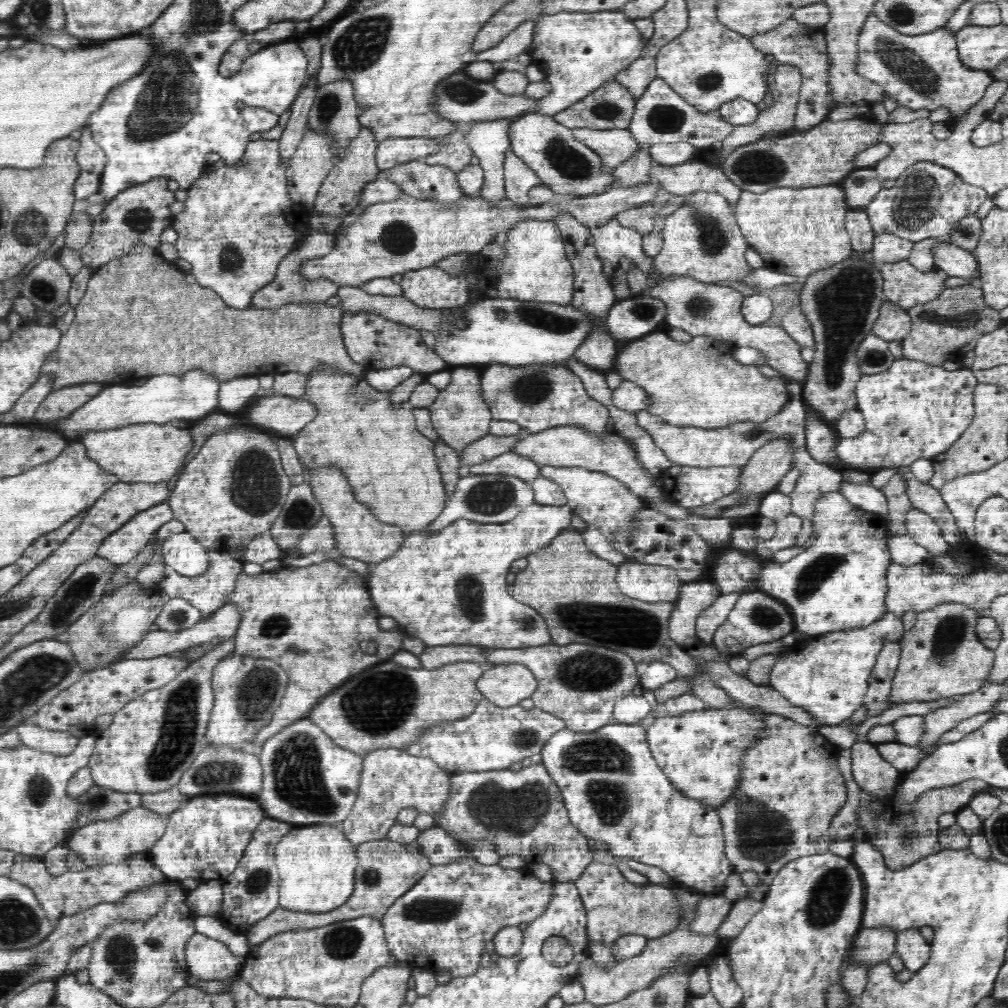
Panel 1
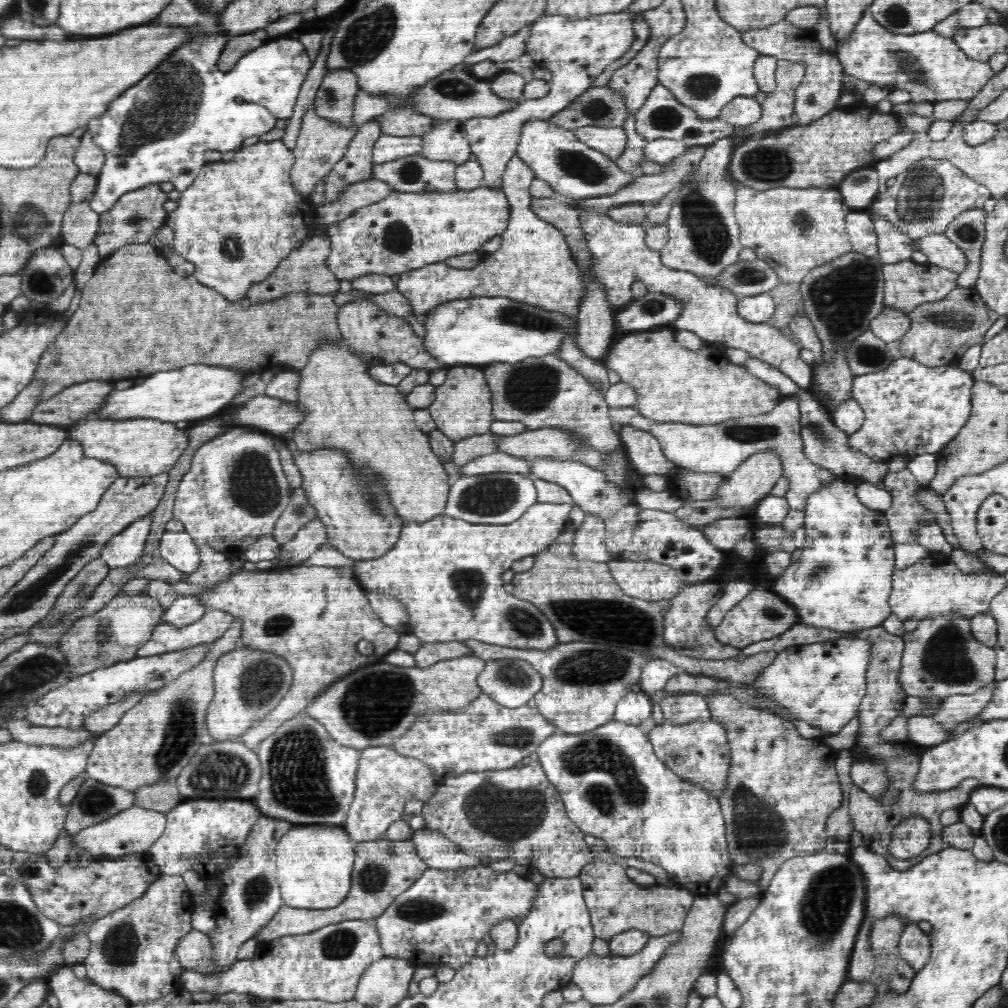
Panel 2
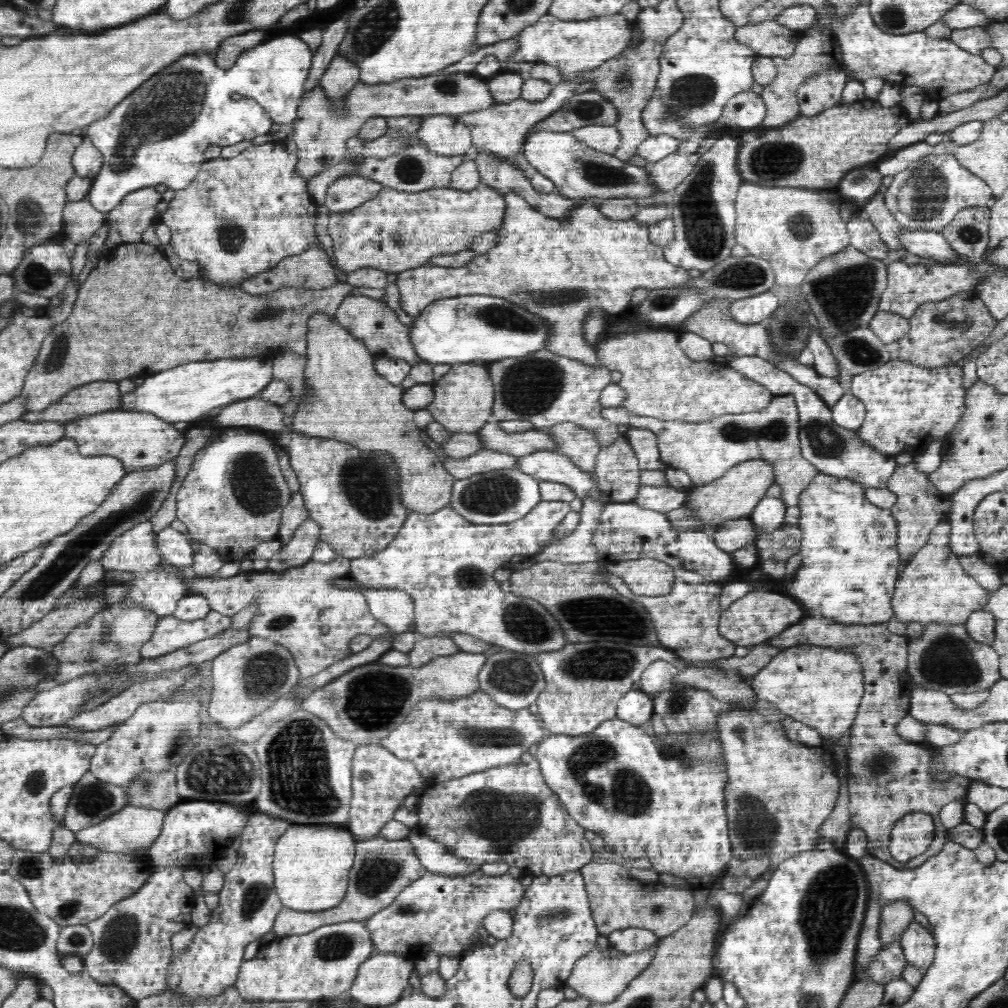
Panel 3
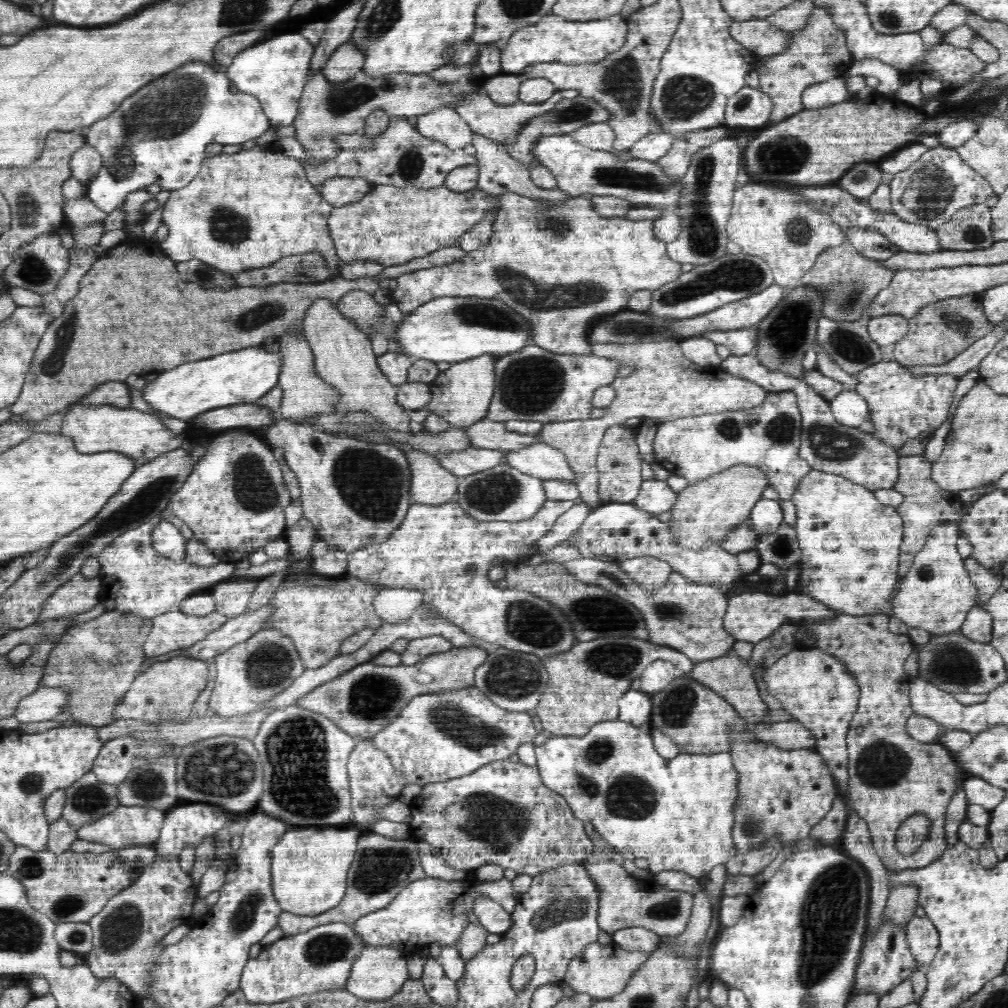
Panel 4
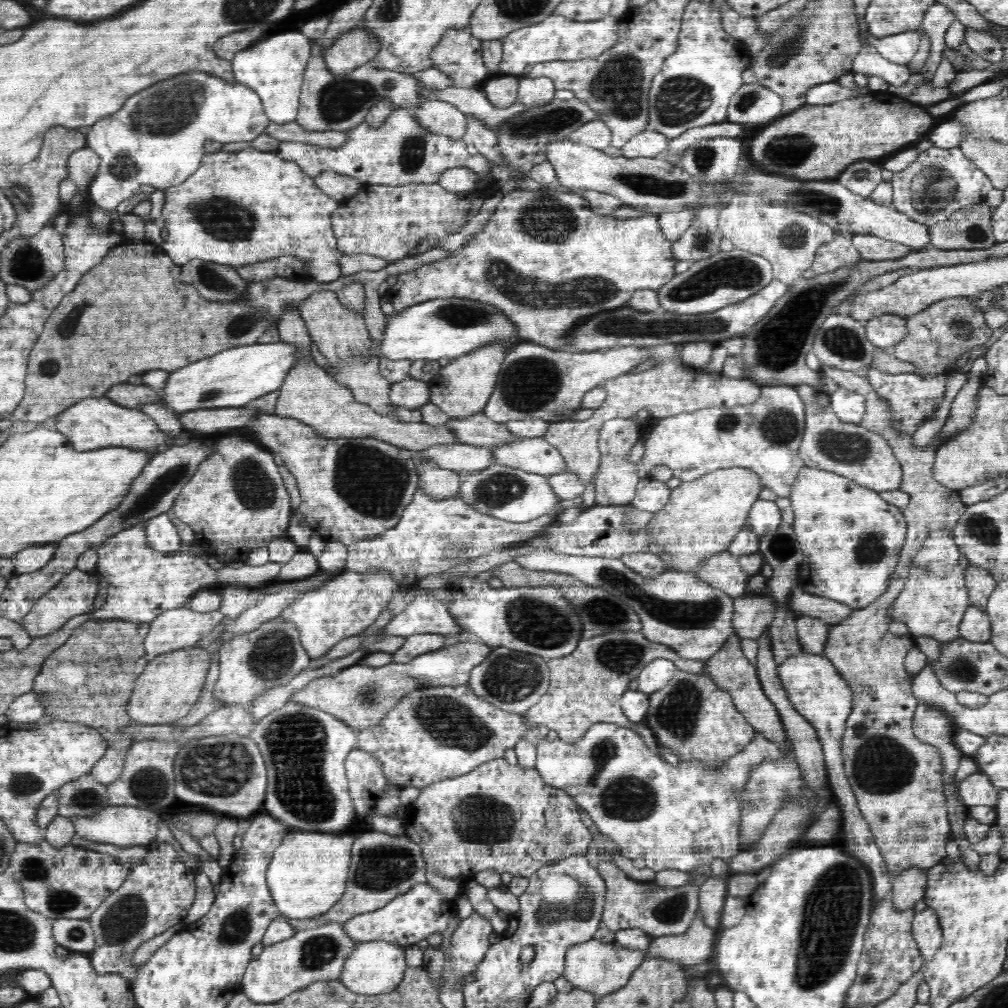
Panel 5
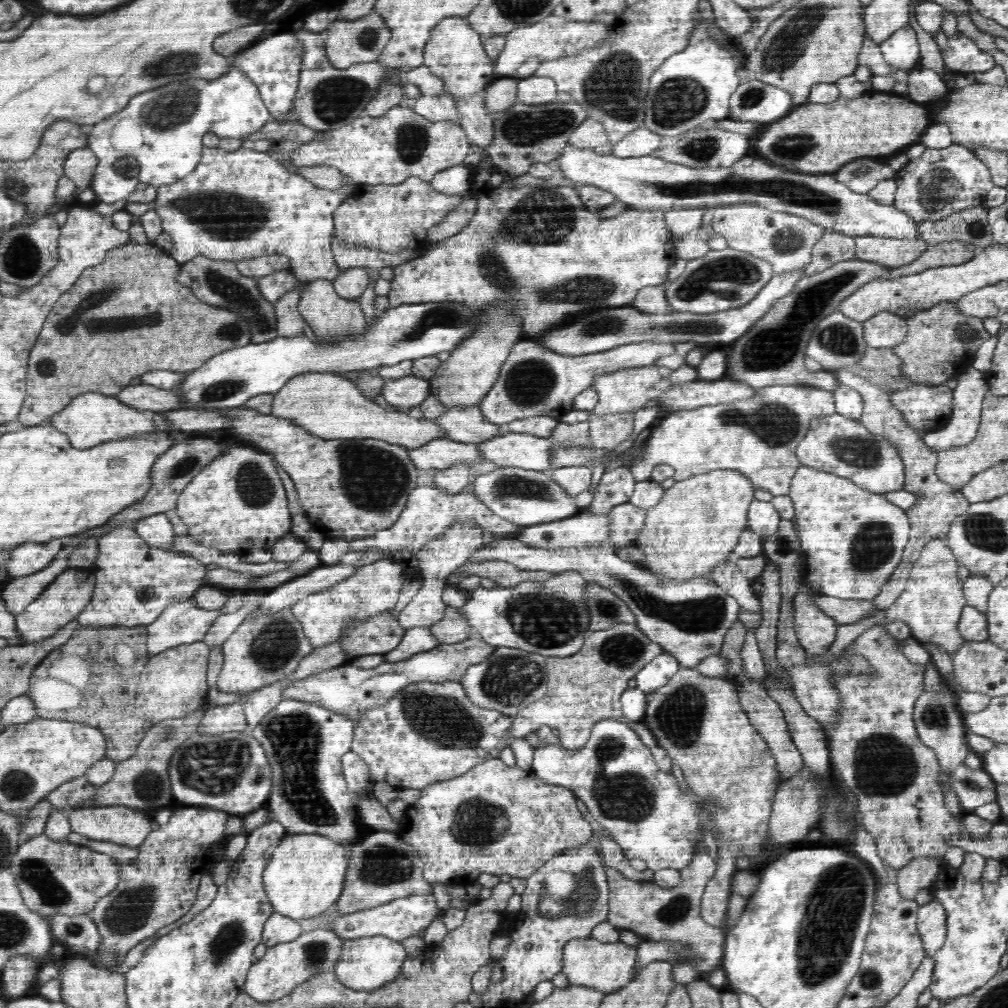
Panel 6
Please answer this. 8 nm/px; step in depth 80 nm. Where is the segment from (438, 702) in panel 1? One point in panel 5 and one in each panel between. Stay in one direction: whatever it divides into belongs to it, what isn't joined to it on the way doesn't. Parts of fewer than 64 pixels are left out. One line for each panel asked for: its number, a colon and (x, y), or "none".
2: (372, 706)
3: (363, 705)
4: (364, 699)
5: (360, 695)

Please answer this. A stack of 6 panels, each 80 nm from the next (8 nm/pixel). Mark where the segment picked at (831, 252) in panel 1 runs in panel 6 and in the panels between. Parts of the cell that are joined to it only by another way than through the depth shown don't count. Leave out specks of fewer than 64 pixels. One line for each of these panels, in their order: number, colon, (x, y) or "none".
2: (794, 230)
3: (792, 229)
4: (783, 230)
5: (788, 239)
6: (785, 241)

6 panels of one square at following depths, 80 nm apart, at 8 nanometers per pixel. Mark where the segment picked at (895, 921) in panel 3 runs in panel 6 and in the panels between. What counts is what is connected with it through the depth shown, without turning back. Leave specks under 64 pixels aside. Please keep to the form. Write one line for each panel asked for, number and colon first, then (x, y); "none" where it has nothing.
4: (903, 900)
5: (908, 889)
6: (920, 873)

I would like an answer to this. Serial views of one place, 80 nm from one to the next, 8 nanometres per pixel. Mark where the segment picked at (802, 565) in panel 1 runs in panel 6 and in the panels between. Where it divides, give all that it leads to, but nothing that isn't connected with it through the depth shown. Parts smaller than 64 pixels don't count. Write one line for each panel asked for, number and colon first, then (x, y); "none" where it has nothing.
2: (843, 579)
3: (850, 560)
4: (849, 541)
5: (851, 538)
6: (852, 540)

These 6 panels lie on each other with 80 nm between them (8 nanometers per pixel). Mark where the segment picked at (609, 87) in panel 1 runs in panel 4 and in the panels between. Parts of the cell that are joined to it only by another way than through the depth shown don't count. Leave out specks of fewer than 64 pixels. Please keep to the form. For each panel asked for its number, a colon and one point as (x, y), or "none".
2: (598, 106)
3: (589, 108)
4: (568, 115)

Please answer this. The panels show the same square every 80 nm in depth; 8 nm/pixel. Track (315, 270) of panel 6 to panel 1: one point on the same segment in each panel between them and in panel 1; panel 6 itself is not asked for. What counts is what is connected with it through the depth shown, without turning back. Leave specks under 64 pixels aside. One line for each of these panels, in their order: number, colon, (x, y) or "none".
1: (239, 223)
2: (239, 219)
3: (240, 216)
4: (248, 210)
5: (238, 208)

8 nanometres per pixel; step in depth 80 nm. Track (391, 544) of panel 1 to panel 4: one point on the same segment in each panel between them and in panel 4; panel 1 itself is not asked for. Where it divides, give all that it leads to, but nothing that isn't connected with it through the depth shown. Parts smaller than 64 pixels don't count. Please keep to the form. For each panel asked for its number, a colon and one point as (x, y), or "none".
2: (360, 520)
3: (354, 496)
4: (353, 492)

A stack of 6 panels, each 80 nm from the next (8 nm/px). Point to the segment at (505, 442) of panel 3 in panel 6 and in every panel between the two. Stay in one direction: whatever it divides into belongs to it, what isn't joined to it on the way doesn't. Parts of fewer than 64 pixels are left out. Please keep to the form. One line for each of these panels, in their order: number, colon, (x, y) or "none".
4: (483, 434)
5: (477, 430)
6: (460, 423)

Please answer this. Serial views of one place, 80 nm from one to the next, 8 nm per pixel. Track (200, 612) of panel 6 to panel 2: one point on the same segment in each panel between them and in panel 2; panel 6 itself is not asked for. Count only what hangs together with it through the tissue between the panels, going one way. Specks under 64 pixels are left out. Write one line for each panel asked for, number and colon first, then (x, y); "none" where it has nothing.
2: (166, 638)
3: (171, 633)
4: (176, 630)
5: (180, 627)

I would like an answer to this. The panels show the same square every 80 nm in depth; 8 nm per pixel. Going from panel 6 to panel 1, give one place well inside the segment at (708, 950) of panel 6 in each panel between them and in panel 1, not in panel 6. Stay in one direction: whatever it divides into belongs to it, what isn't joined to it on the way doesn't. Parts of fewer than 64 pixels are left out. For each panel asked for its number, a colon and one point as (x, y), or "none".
1: (615, 907)
2: (615, 903)
3: (618, 901)
4: (625, 901)
5: (660, 912)

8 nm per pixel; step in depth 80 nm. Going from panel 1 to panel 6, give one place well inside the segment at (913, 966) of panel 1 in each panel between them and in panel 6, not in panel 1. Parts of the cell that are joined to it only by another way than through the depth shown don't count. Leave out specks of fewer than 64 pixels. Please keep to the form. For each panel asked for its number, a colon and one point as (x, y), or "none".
2: (914, 946)
3: (918, 943)
4: (922, 934)
5: (928, 933)
6: (931, 918)

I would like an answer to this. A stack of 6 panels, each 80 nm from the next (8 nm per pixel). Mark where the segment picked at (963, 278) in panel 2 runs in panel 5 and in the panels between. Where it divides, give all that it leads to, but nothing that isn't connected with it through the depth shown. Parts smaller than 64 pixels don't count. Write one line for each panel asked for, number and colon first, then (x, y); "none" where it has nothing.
3: (968, 234)
4: (969, 229)
5: (970, 228)

